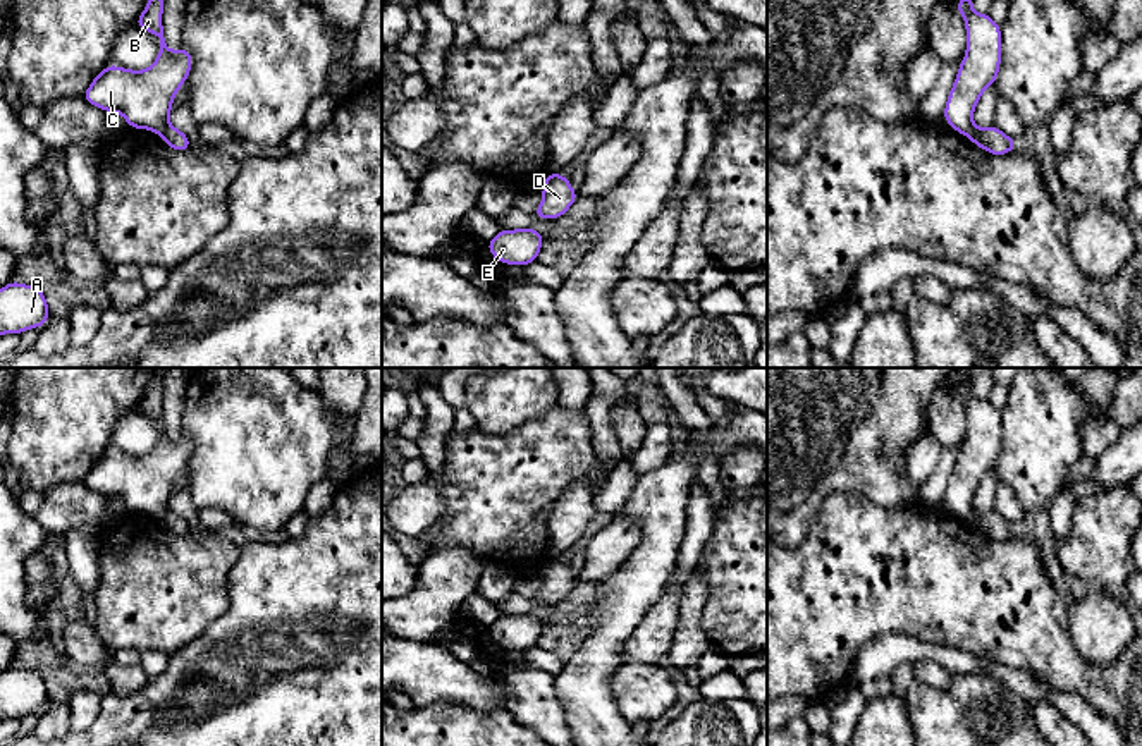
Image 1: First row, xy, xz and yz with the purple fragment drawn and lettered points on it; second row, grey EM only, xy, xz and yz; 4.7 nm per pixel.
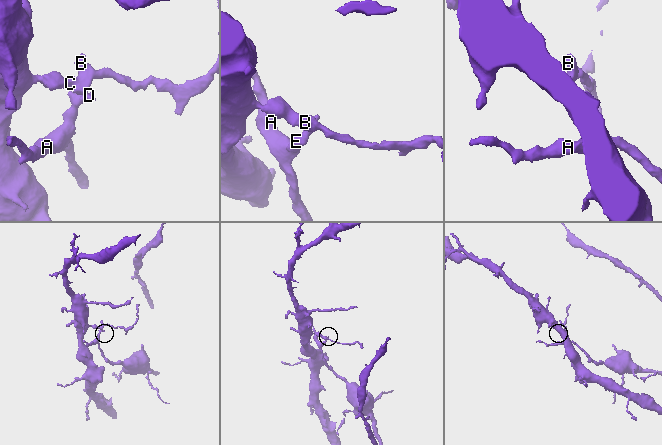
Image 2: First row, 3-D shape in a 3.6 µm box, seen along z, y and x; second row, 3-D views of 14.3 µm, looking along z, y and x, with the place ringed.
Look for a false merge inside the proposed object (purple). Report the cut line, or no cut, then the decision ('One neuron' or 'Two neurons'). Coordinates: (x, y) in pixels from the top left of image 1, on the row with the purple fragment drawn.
Split along xy (167, 122), (159, 133). Two neurons

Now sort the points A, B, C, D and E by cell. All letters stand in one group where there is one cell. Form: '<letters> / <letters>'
A D E / B C

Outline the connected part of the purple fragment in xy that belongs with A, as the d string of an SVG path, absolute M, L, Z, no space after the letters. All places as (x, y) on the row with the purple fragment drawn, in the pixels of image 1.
M9 282L0 289L0 335L40 328L50 318L46 296L34 285Z

